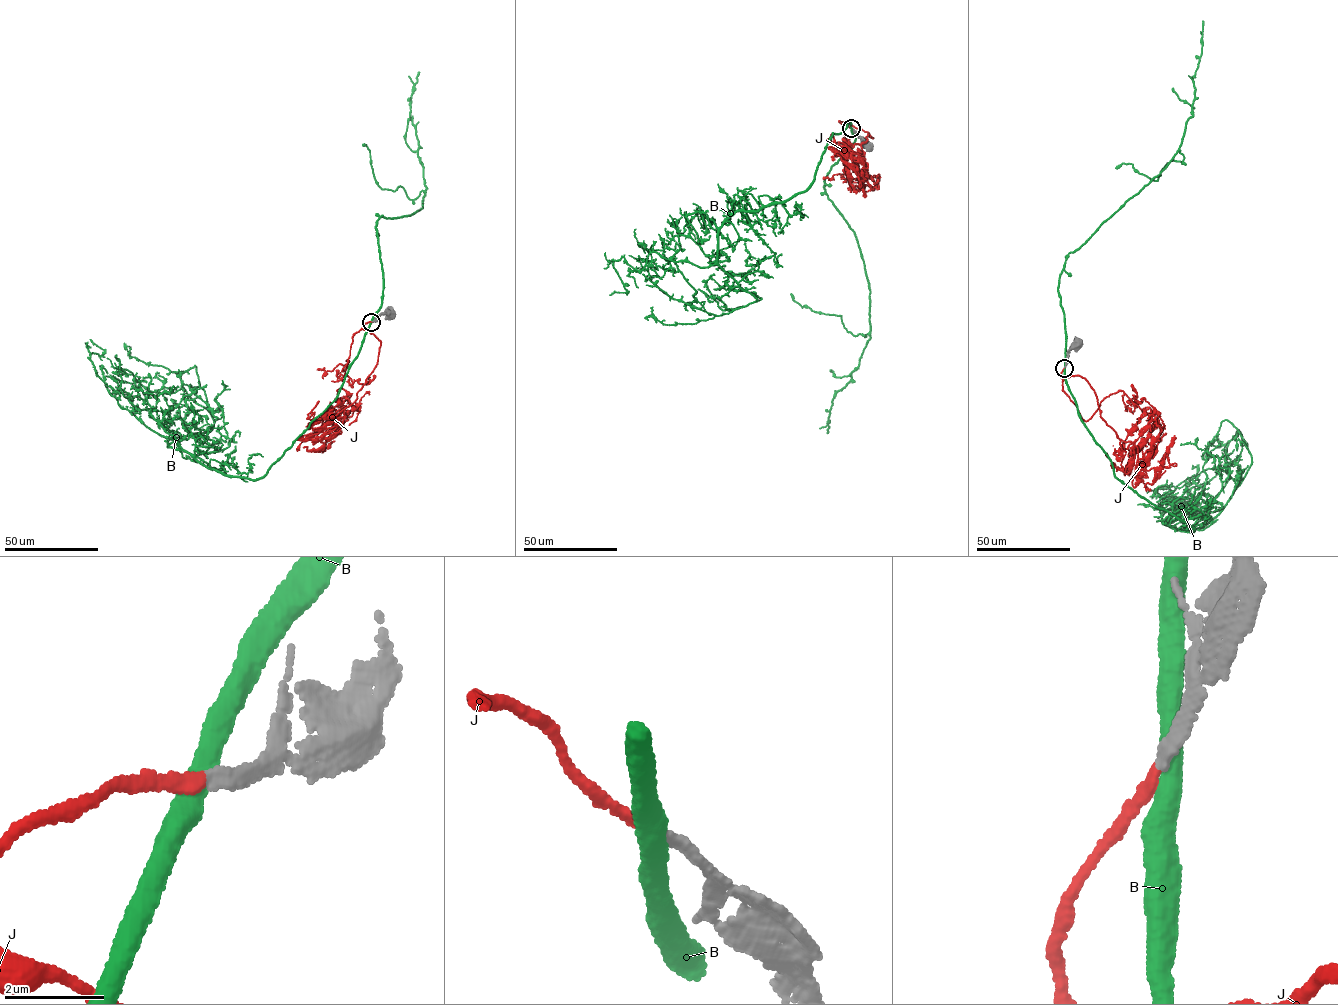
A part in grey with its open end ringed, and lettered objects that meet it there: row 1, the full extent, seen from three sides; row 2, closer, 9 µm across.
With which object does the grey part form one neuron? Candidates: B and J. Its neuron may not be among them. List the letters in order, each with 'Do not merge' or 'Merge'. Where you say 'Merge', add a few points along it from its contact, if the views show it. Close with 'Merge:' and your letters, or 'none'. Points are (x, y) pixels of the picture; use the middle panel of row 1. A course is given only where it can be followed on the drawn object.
B: Do not merge
J: Merge. Its course: (851, 129), (839, 121), (844, 124), (845, 169), (852, 181), (859, 182), (849, 145), (834, 143), (851, 192)
Merge: J

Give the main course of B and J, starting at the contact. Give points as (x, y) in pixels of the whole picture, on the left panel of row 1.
B: (371, 322), (336, 397), (255, 480), (169, 447), (211, 429), (210, 412), (184, 388), (145, 389), (107, 358)
J: (371, 322), (353, 335), (342, 370), (346, 360), (341, 387), (347, 395), (330, 415), (311, 423), (330, 409)

